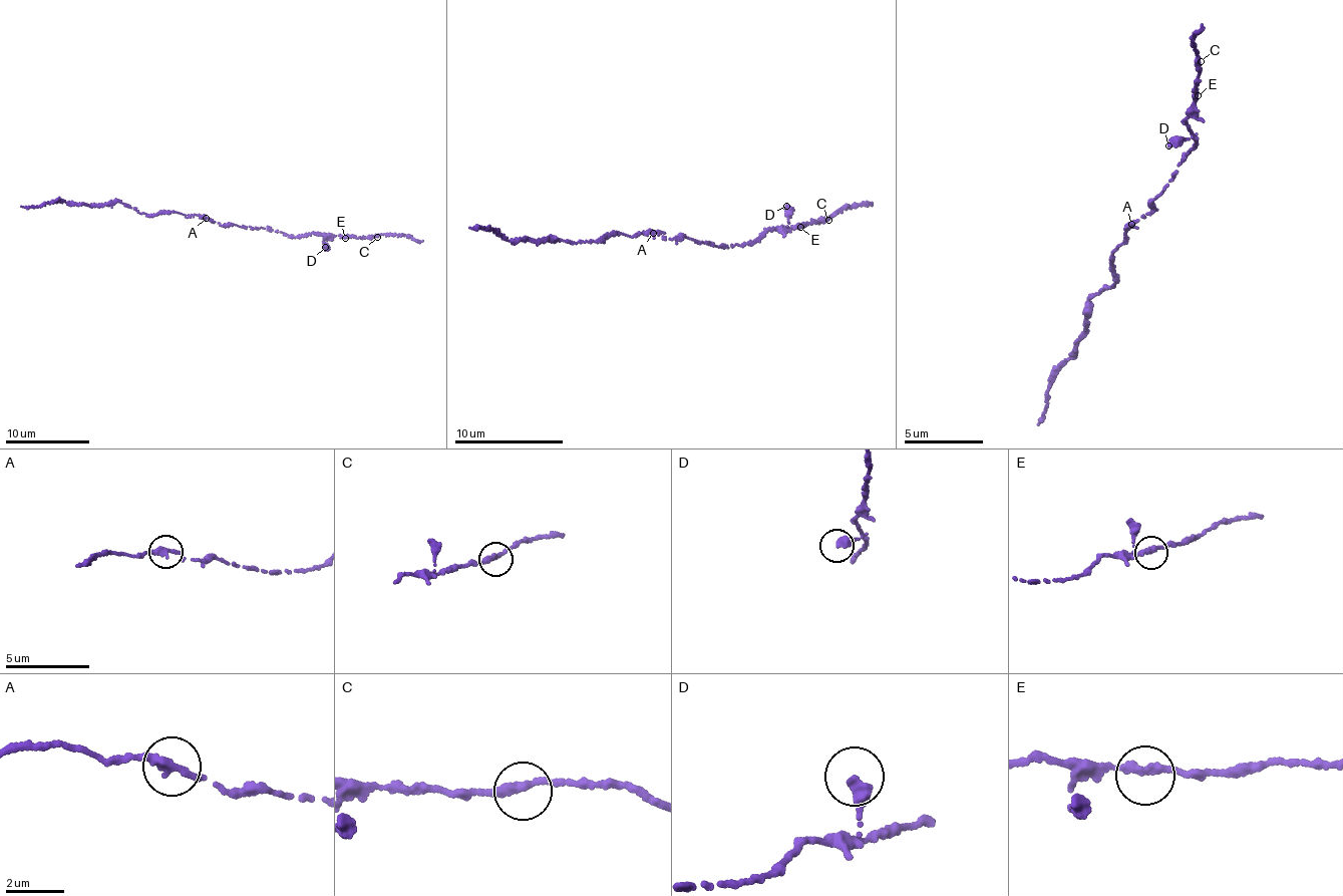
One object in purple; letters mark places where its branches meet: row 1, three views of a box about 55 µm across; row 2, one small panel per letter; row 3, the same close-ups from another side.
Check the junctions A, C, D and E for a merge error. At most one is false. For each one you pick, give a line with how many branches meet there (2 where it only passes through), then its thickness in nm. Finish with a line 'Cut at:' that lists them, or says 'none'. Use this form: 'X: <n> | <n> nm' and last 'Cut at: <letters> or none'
Cut at: none

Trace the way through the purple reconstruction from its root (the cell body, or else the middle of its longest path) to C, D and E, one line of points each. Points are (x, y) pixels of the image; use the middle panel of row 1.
C: (670, 239), (683, 236), (719, 247), (743, 246), (769, 230), (783, 232), (828, 220)
D: (670, 239), (683, 236), (728, 248), (749, 244), (769, 230), (785, 235), (789, 223), (786, 206)
E: (670, 239), (683, 236), (719, 247), (743, 246), (769, 230), (783, 232), (800, 227)

